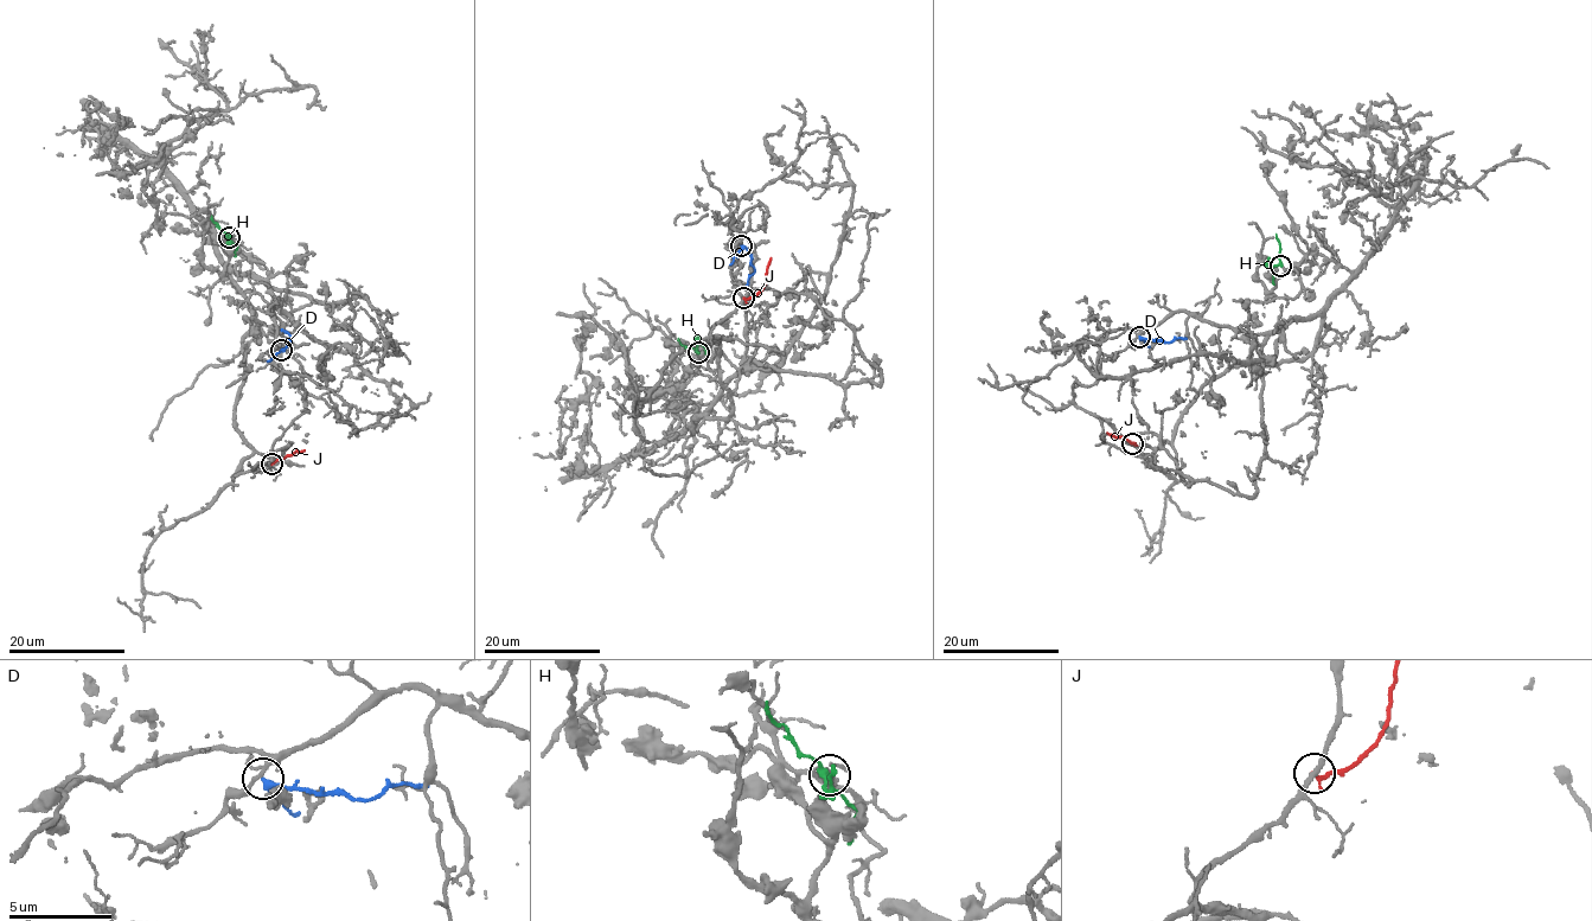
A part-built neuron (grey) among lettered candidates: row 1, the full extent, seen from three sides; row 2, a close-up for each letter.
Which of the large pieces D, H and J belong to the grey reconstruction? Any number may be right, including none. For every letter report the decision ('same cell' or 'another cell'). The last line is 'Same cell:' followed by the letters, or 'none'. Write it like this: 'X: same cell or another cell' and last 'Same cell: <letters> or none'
D: another cell
H: same cell
J: another cell
Same cell: H

